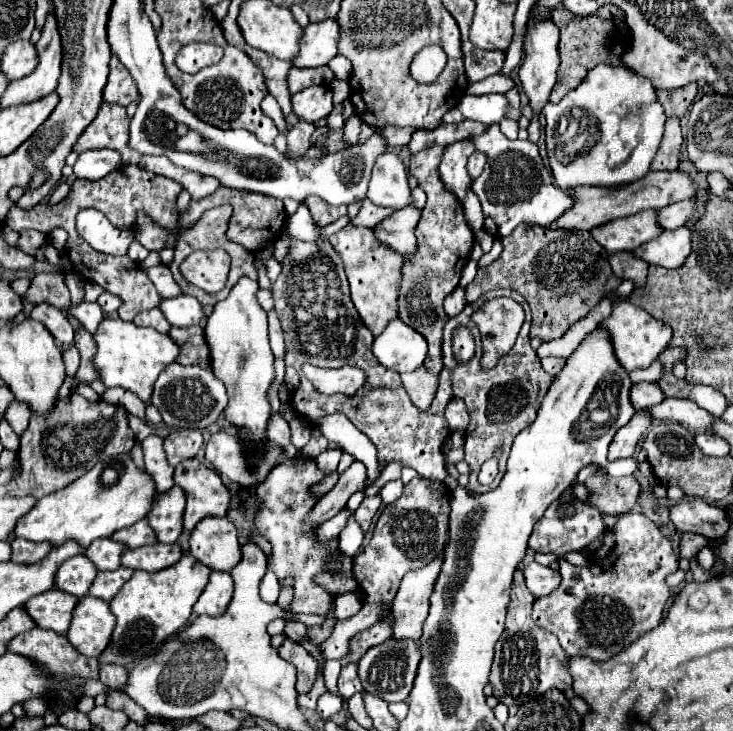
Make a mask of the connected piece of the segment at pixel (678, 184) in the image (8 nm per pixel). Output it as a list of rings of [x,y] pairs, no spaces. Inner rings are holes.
[[[675,170],[675,172],[649,172],[645,180],[637,180],[637,184],[627,184],[627,188],[613,188],[613,192],[605,188],[575,188],[573,190],[573,206],[561,214],[557,220],[553,220],[547,228],[557,230],[557,228],[577,228],[577,230],[591,230],[595,226],[601,226],[605,222],[611,222],[615,218],[623,218],[629,214],[637,214],[647,208],[665,208],[669,204],[675,204],[679,200],[687,200],[695,194],[695,184],[693,180]]]

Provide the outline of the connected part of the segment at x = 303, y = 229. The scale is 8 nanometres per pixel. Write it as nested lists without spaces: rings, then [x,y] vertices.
[[[301,204],[297,208],[297,212],[289,218],[285,232],[287,232],[287,236],[293,236],[293,238],[299,238],[299,240],[305,240],[305,242],[327,240],[331,234],[335,234],[350,222],[349,217],[345,215],[327,226],[317,226],[315,220],[311,218],[309,208],[305,208],[305,204]]]

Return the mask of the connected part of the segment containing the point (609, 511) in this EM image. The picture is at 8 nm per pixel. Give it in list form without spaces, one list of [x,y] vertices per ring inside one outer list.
[[[593,474],[585,480],[589,490],[587,504],[597,508],[603,516],[621,516],[633,508],[641,494],[641,486],[635,476],[613,478],[609,474]]]

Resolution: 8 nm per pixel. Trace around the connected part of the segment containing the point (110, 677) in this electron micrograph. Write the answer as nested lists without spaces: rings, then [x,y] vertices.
[[[105,664],[101,666],[101,682],[109,688],[109,690],[123,690],[127,684],[127,670],[115,664]]]

